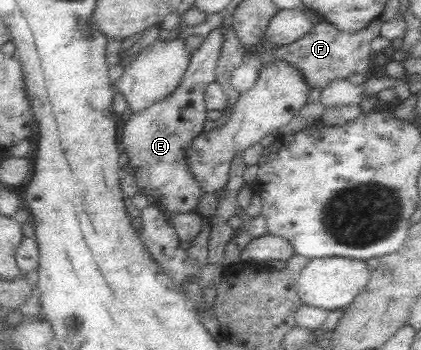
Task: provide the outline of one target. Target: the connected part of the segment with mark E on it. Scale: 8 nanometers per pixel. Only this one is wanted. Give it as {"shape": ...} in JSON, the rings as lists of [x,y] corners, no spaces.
{"shape":[[[219,26],[204,37],[204,41],[193,52],[189,67],[175,91],[161,98],[161,101],[155,101],[147,109],[143,108],[132,112],[129,119],[124,121],[123,136],[119,143],[123,153],[123,164],[129,165],[130,175],[137,184],[138,192],[142,193],[147,199],[151,199],[151,205],[157,205],[156,209],[160,211],[160,214],[168,223],[171,223],[170,227],[173,224],[173,217],[183,215],[183,213],[196,213],[203,197],[206,196],[203,184],[195,174],[187,153],[190,151],[195,137],[199,137],[205,131],[205,127],[203,127],[205,121],[207,121],[205,94],[209,85],[216,82],[215,72],[221,42],[222,35]]]}

